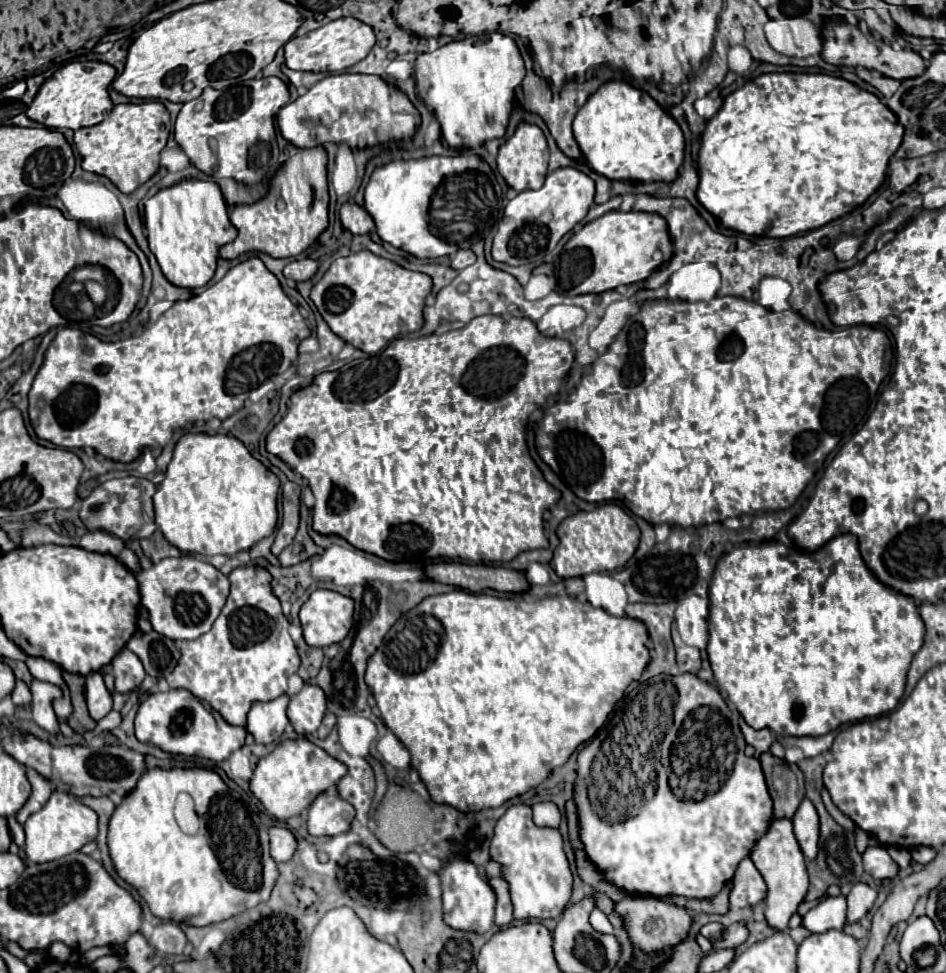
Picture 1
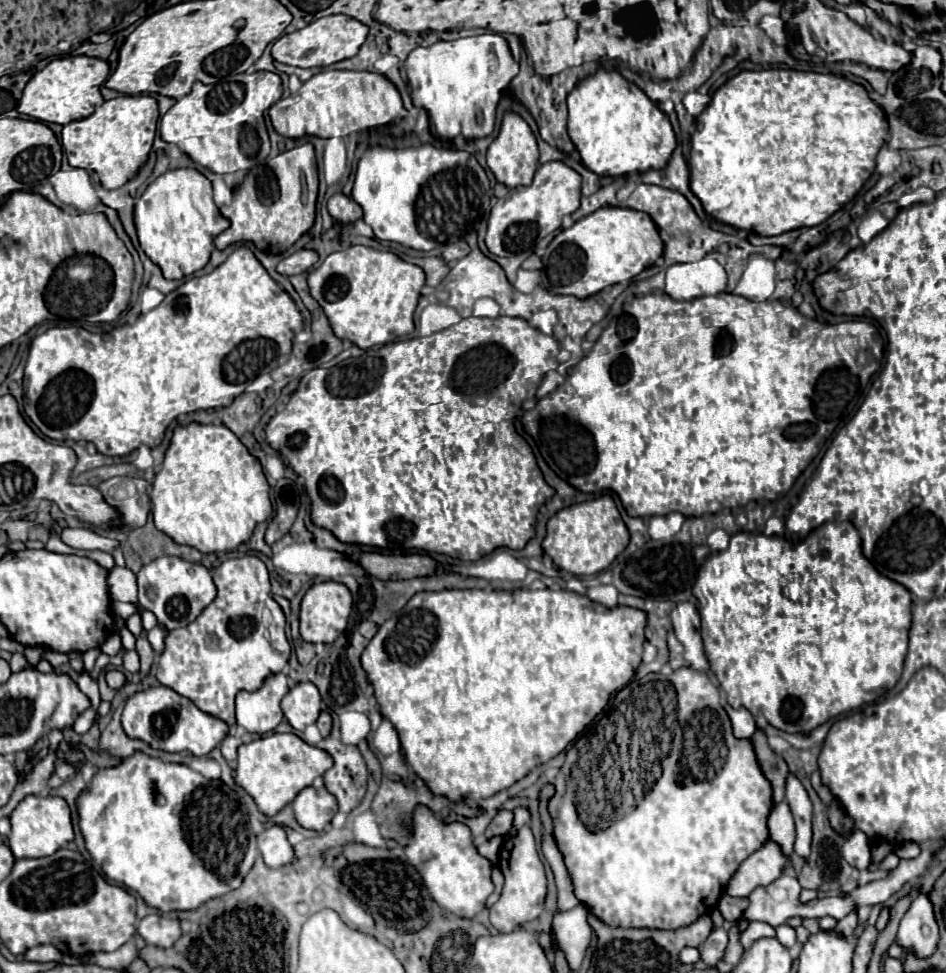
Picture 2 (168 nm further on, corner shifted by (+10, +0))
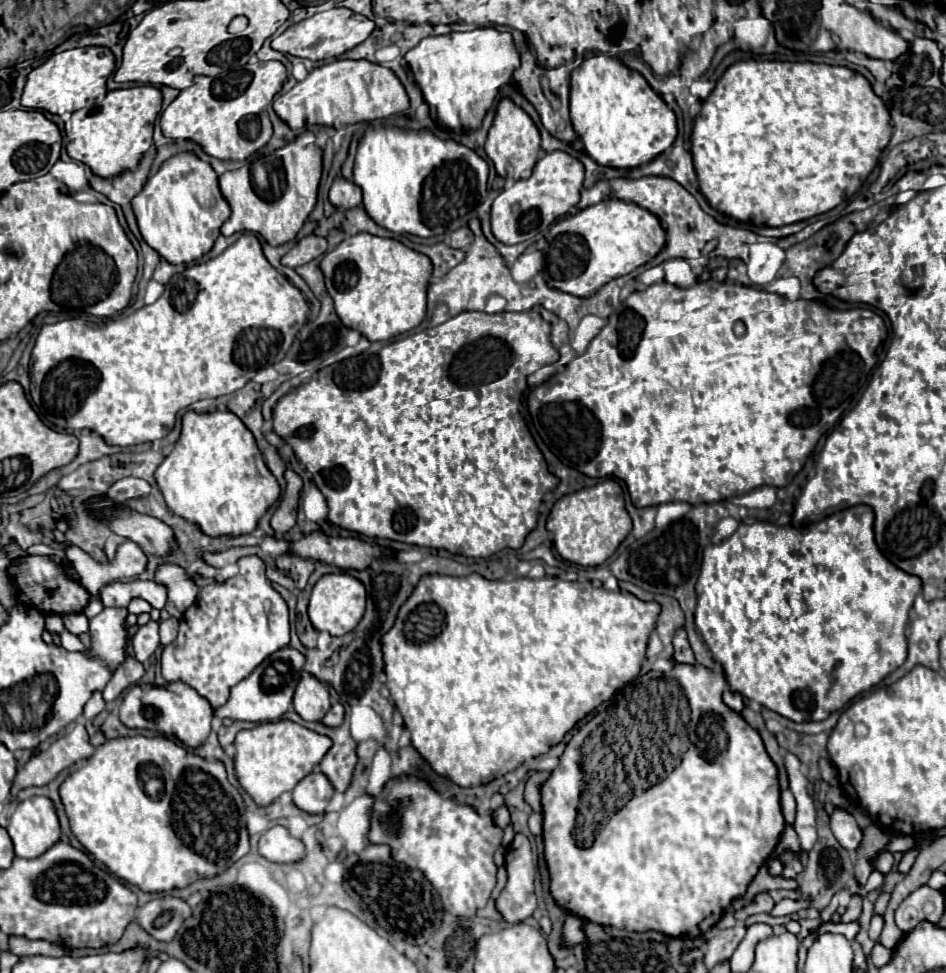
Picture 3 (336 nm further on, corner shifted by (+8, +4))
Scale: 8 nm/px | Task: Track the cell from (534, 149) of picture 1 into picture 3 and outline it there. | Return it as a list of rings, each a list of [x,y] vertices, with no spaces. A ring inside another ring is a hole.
[[[504,97],[504,99],[500,99],[500,103],[496,107],[496,115],[494,115],[492,127],[488,131],[484,149],[486,149],[488,159],[494,163],[498,175],[502,175],[502,177],[510,175],[514,179],[528,179],[532,175],[532,169],[540,155],[540,131],[534,125],[534,121],[528,117],[526,111],[522,111],[518,105],[514,105],[512,99]]]

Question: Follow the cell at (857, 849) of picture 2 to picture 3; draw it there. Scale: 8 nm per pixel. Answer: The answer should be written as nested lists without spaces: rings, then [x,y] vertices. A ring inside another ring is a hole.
[[[836,807],[830,815],[830,829],[834,837],[840,841],[840,845],[844,845],[844,849],[856,851],[856,845],[860,845],[862,839],[862,831],[848,811]]]

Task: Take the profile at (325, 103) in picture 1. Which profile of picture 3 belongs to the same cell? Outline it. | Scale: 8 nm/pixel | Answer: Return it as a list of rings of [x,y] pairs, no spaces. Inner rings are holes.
[[[340,59],[320,65],[308,73],[304,81],[298,81],[288,93],[274,99],[276,115],[292,129],[304,129],[312,125],[346,127],[360,121],[384,119],[402,113],[410,107],[408,93],[392,69],[366,59]]]

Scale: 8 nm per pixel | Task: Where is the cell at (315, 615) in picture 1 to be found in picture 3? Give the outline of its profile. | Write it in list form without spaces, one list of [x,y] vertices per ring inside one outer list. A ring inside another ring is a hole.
[[[346,573],[322,575],[312,589],[308,615],[318,631],[328,631],[330,635],[346,635],[360,623],[364,611],[366,611],[366,587],[352,575]]]

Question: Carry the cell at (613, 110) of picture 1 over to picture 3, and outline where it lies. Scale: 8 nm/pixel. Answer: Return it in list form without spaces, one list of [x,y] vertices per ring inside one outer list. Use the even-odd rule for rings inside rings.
[[[594,55],[586,59],[580,67],[572,71],[570,83],[570,117],[574,131],[580,135],[586,153],[604,167],[618,167],[618,169],[634,169],[640,167],[660,153],[668,149],[676,139],[676,115],[664,103],[664,99],[646,83],[646,79],[628,69],[620,59],[610,55]]]

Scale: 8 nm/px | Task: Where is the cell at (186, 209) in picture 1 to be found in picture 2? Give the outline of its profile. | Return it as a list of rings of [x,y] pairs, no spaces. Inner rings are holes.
[[[174,169],[152,181],[134,205],[134,223],[138,229],[142,251],[162,269],[162,275],[166,279],[182,279],[200,271],[210,259],[214,239],[230,225],[212,201],[212,183],[196,169]]]

